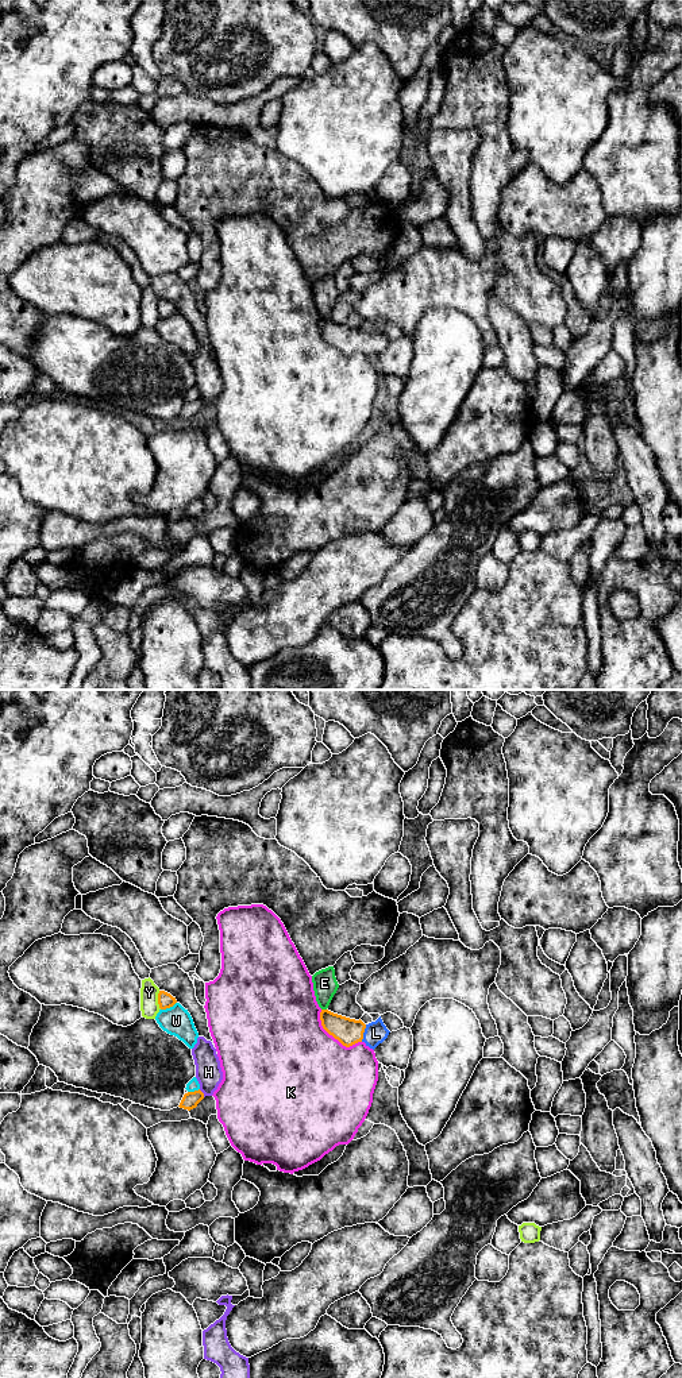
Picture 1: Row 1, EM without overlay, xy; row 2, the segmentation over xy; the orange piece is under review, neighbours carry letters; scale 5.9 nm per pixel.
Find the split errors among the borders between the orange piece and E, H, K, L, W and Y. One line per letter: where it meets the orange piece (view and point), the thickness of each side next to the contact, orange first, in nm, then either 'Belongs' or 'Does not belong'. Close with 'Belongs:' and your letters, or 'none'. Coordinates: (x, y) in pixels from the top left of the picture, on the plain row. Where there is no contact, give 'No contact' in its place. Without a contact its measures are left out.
E: Touches orange at xy (324, 319). Thickness 160 nm (orange) against 140 nm. Does not belong
H: Touches orange at xy (203, 402). Thickness 90 nm (orange) against 160 nm. Does not belong
K: Touches orange at xy (334, 346). Thickness 160 nm (orange) against 500 nm. Does not belong
L: Touches orange at xy (362, 342). Thickness 160 nm (orange) against 140 nm. Belongs
W: Touches orange at xy (168, 316). Thickness 90 nm (orange) against 180 nm. Does not belong
Y: Touches orange at xy (158, 309). Thickness 90 nm (orange) against 110 nm. Does not belong
Belongs: L

